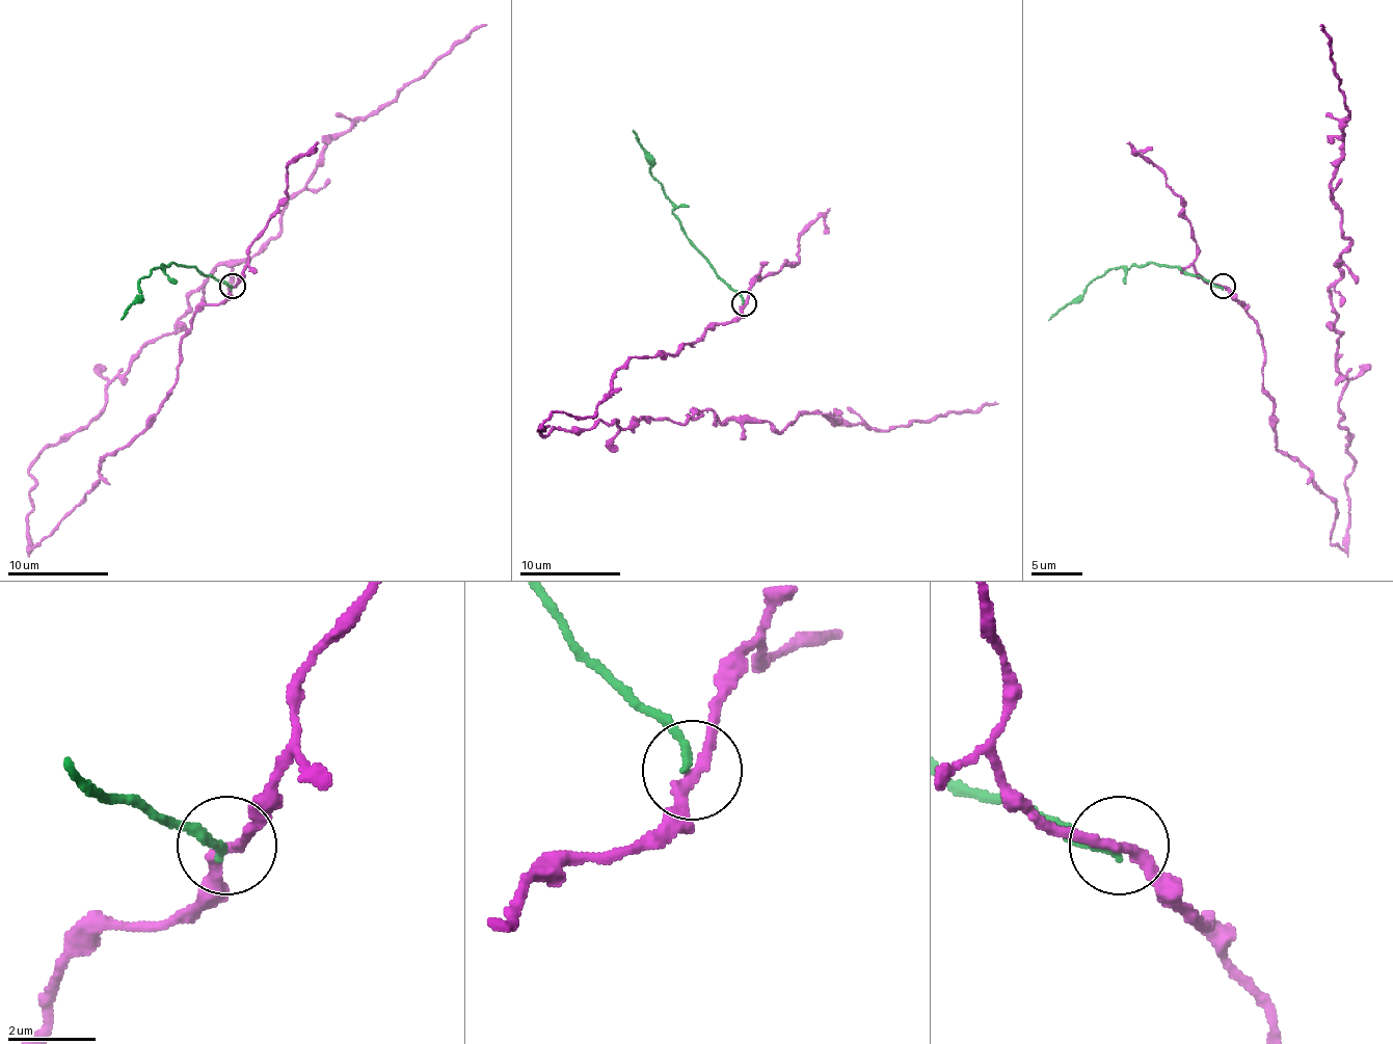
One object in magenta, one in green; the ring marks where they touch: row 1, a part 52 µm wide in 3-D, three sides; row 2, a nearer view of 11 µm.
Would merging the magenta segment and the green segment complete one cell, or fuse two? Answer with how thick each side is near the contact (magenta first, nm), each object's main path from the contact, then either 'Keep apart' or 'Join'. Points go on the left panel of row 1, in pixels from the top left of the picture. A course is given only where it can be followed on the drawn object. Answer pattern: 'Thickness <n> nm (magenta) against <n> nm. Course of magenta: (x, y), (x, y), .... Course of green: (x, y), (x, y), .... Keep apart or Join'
Thickness 240 nm (magenta) against 190 nm. Course of magenta: (233, 286), (190, 321), (172, 394), (31, 543), (31, 462), (215, 268), (280, 230), (329, 141), (485, 25). Course of green: (233, 286), (175, 263), (155, 268), (139, 280), (139, 293), (122, 321). Keep apart

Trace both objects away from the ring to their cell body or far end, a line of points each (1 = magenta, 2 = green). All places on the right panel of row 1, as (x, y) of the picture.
1: (1223, 286), (1263, 346), (1276, 447), (1334, 503), (1342, 543), (1355, 462), (1330, 288), (1349, 111), (1321, 25)
2: (1221, 286), (1155, 263), (1112, 268), (1049, 321)

